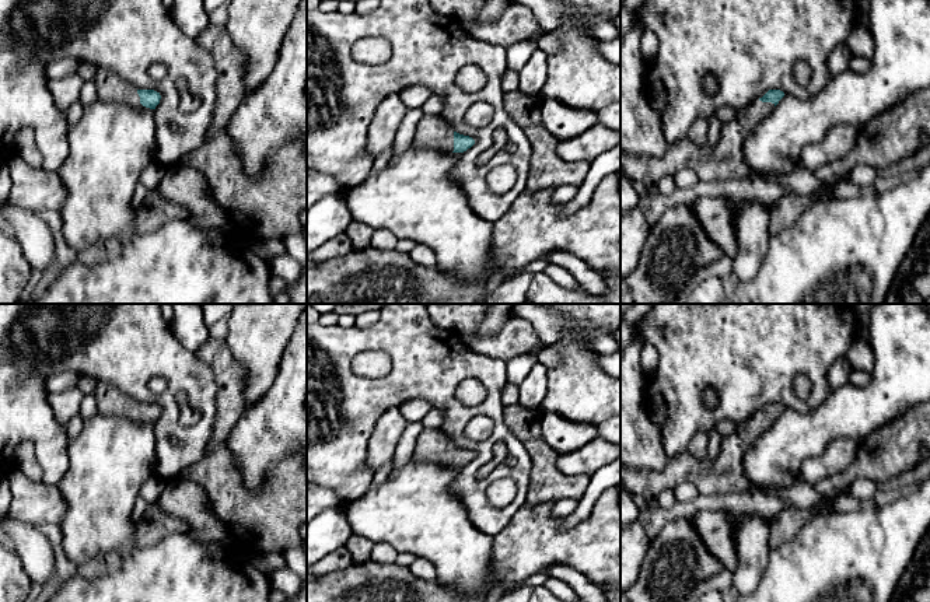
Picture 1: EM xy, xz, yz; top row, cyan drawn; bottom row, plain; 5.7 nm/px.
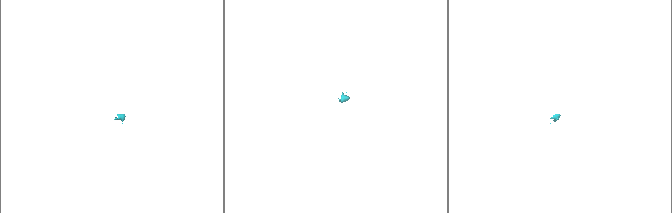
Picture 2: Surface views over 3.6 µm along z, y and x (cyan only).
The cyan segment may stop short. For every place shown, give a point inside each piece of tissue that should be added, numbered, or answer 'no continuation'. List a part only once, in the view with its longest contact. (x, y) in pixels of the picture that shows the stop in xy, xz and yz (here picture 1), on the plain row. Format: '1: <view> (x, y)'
1: xz (432, 444)

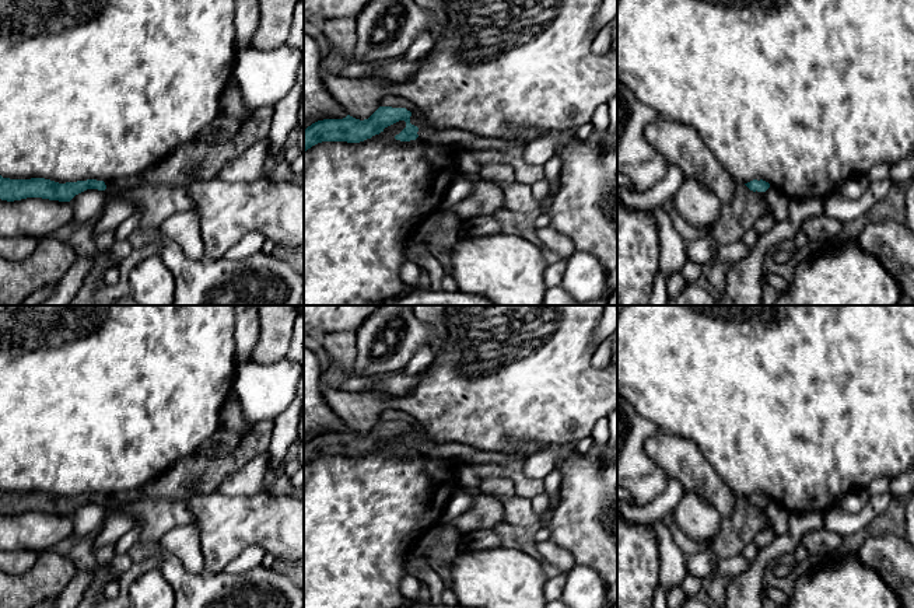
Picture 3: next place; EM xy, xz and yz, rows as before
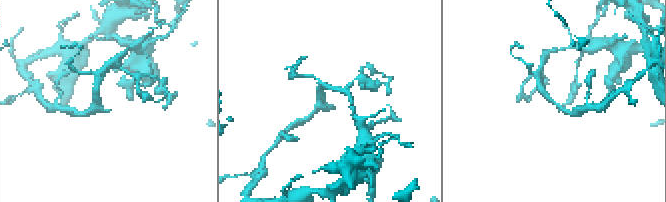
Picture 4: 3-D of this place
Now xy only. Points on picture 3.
1: xy (206, 474)

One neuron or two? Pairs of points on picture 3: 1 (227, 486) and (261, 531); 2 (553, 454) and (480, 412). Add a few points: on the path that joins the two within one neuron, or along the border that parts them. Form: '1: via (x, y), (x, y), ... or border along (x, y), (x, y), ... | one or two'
1: border along (263, 489), (248, 495), (223, 495), (216, 491) | two
2: border along (575, 440), (554, 446) | two

